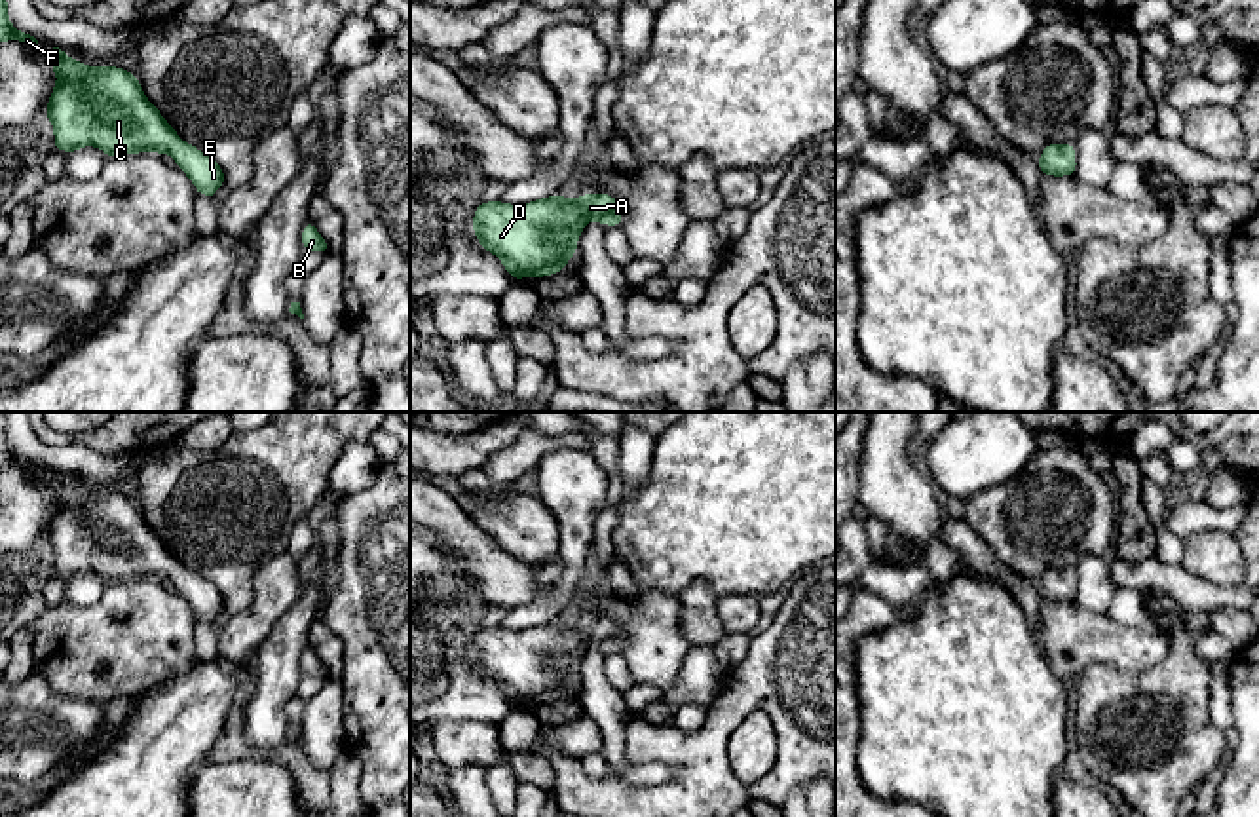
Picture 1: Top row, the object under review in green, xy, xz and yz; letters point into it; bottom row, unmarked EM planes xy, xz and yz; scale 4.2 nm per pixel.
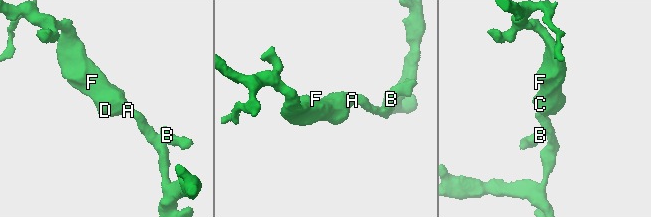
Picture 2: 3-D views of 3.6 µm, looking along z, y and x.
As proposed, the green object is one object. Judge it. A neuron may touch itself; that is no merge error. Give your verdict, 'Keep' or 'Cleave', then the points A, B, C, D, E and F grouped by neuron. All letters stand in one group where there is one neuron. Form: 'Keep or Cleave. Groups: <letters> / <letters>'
Keep. Groups: A B C D E F

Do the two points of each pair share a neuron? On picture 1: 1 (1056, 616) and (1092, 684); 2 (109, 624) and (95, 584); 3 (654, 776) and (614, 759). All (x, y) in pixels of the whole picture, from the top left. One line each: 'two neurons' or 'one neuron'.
1: two neurons
2: two neurons
3: one neuron

